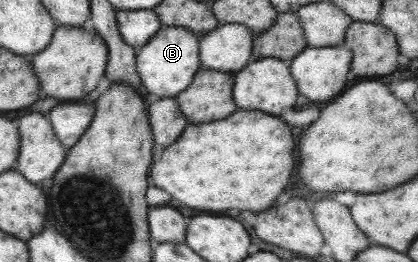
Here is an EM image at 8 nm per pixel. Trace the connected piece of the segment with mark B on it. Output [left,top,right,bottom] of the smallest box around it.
[135,26,199,97]

